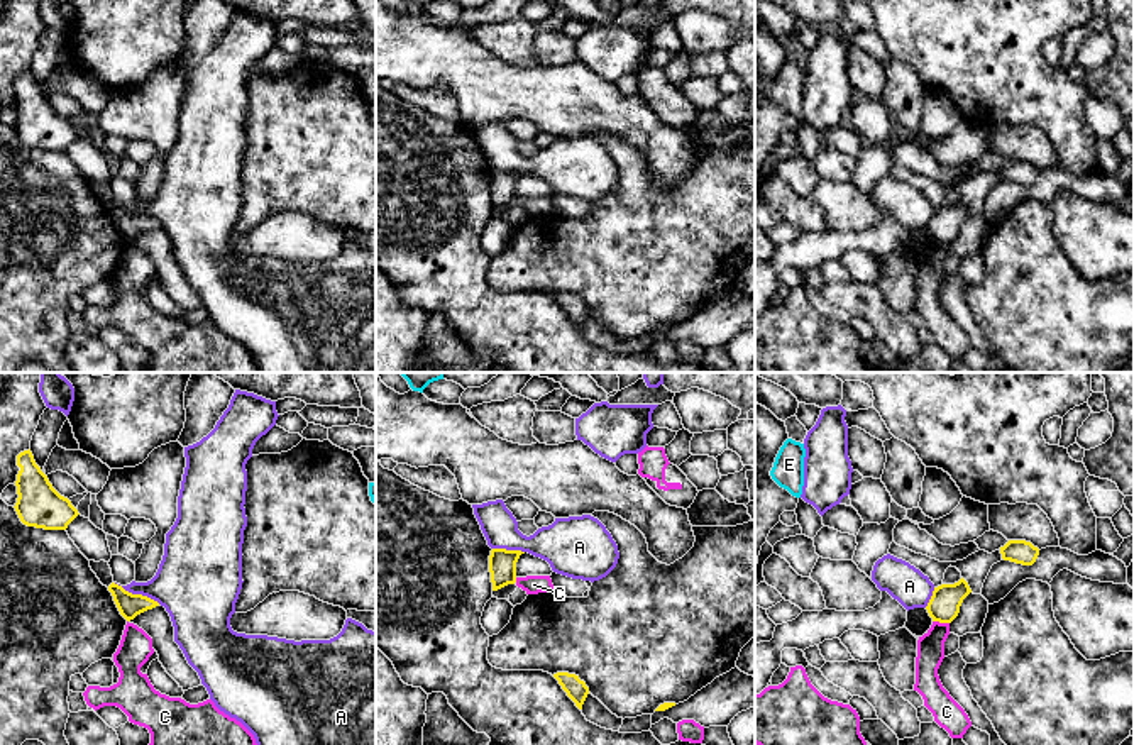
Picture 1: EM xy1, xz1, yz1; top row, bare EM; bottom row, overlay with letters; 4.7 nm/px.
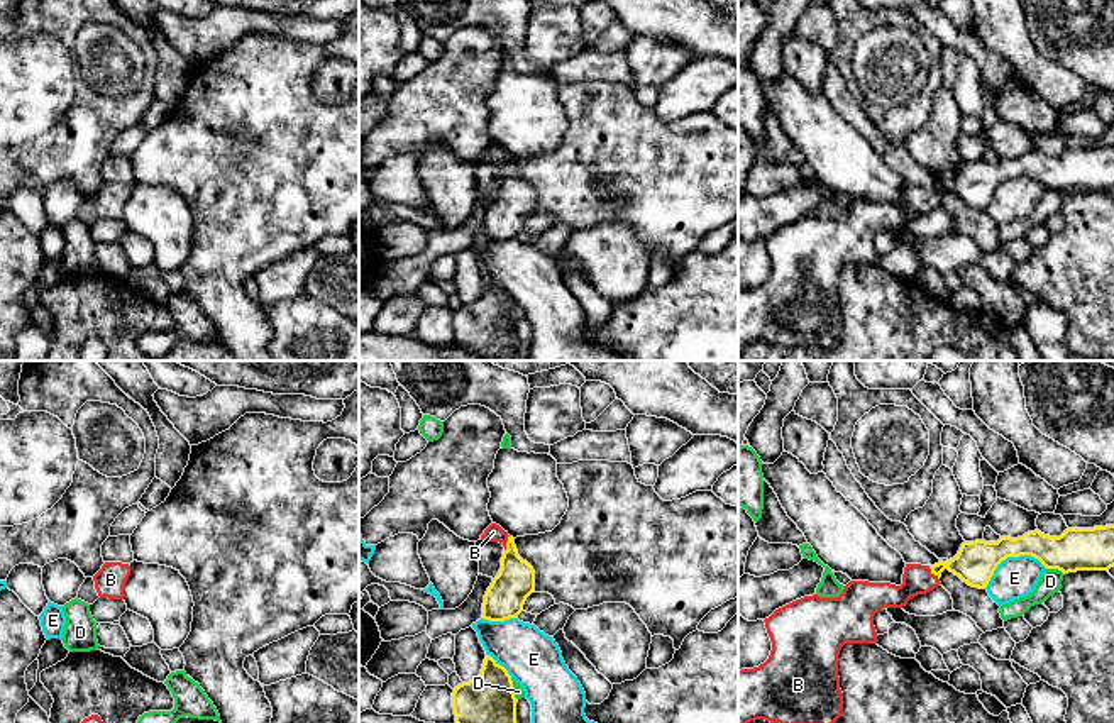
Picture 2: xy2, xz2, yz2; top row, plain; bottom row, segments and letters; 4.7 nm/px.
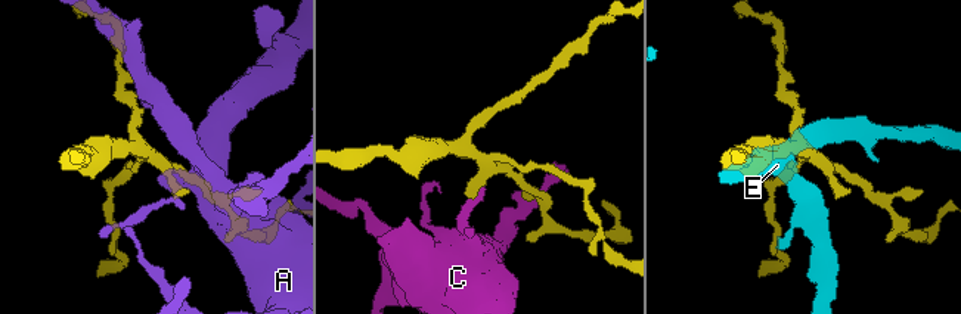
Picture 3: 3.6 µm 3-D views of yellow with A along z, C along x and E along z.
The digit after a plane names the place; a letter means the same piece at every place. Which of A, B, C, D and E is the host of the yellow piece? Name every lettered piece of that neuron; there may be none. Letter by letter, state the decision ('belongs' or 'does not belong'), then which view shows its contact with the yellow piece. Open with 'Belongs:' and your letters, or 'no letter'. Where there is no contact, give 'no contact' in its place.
Belongs: B
A: does not belong | xy1
B: belongs | yz2
C: does not belong | yz1
D: does not belong | yz2
E: does not belong | yz2

